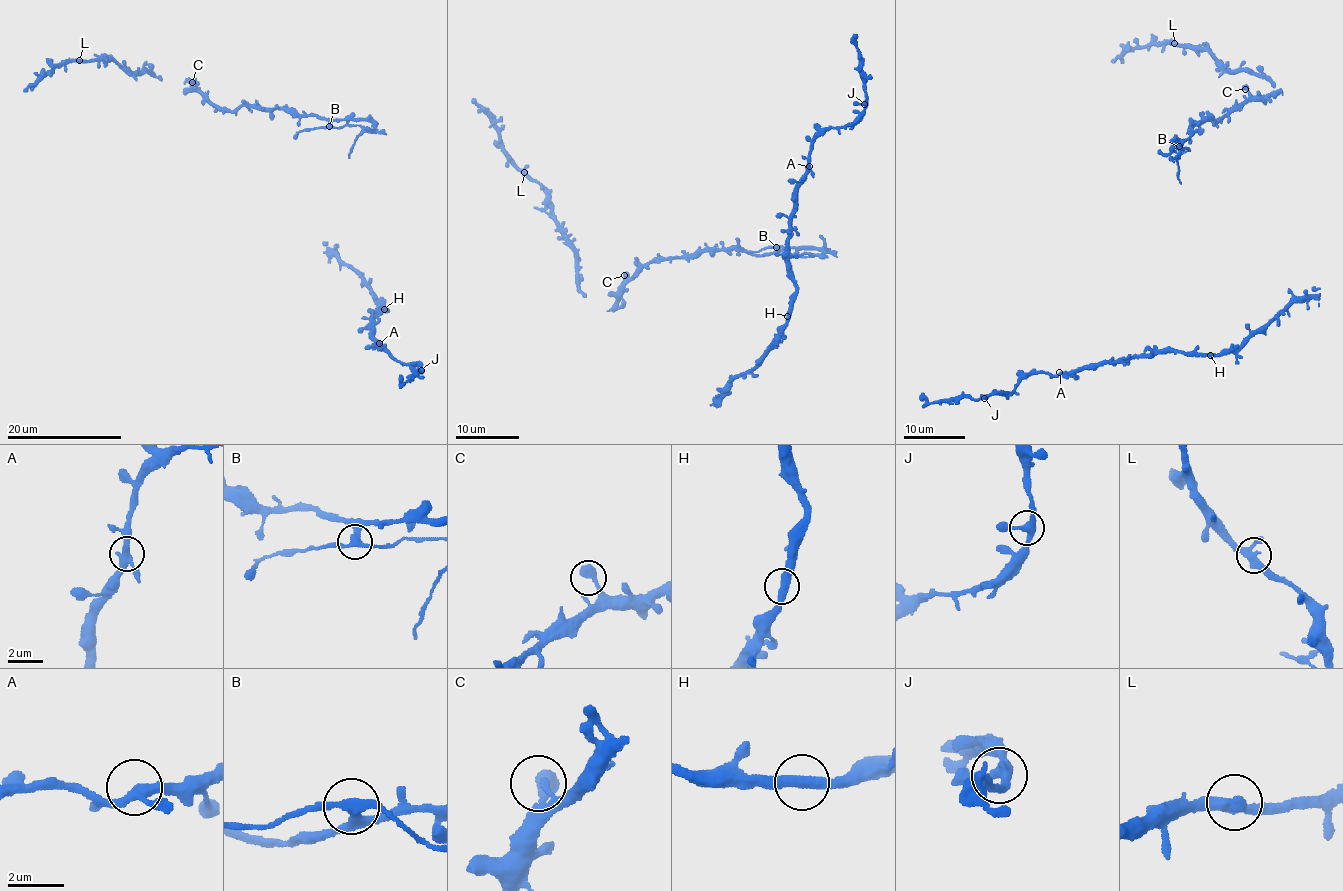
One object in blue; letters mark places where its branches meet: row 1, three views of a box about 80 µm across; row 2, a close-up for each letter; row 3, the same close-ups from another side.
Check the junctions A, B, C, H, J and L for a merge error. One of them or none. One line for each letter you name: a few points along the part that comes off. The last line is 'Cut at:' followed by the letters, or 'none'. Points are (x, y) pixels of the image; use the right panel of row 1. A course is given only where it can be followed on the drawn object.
B: course (1179, 147), (1177, 149), (1183, 148), (1177, 173), (1181, 183)
Cut at: B

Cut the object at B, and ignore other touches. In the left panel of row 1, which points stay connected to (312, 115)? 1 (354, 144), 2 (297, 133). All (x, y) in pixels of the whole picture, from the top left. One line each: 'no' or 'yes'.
1: no
2: no

